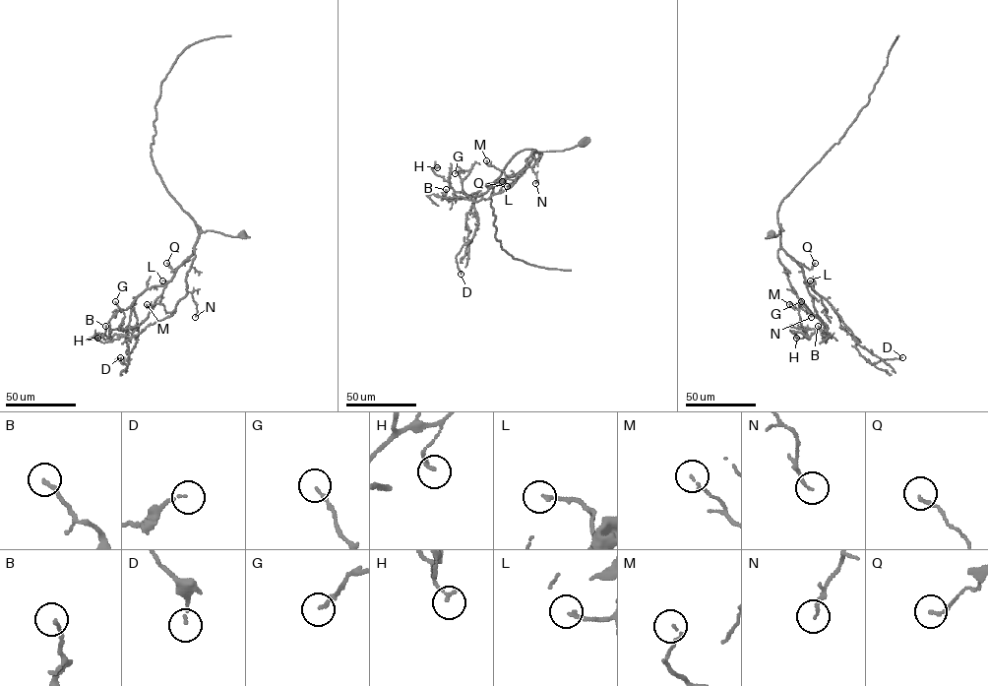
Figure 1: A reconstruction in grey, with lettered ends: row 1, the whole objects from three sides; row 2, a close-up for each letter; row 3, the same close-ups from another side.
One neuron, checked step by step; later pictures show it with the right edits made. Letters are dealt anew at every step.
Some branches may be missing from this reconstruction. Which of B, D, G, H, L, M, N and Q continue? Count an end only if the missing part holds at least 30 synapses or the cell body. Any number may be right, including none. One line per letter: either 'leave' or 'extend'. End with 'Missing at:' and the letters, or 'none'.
B: leave
D: leave
G: leave
H: leave
L: leave
M: leave
N: leave
Q: leave
Missing at: none

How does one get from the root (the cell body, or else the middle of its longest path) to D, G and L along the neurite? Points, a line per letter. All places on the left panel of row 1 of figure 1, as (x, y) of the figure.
D: (241, 235), (200, 234), (194, 252), (173, 278), (136, 298), (127, 327), (128, 363), (115, 359), (120, 357)
G: (241, 235), (202, 231), (194, 252), (178, 267), (149, 316), (132, 333), (118, 327), (124, 314), (115, 301)
L: (241, 235), (202, 231), (194, 252), (170, 280), (166, 283), (162, 280)

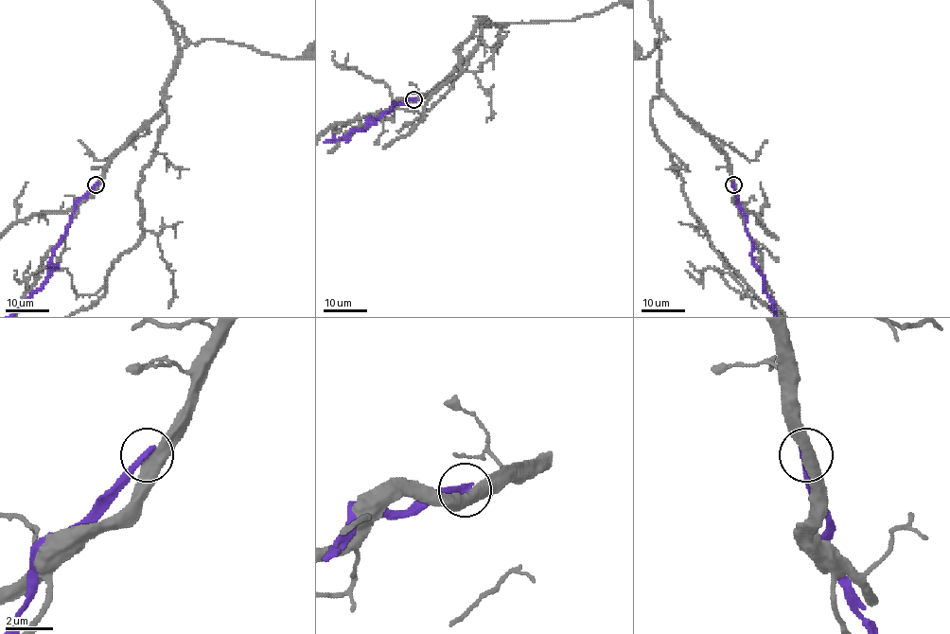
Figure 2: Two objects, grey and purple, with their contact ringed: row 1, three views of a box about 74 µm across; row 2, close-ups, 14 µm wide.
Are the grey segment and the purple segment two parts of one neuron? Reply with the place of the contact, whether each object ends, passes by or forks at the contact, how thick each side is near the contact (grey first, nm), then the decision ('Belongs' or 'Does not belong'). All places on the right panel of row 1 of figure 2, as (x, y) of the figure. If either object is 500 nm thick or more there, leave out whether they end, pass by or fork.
Place: (733, 184). At the ring grey passes by. At the ring purple ends. Thickness 480 nm (grey) against 320 nm. Does not belong

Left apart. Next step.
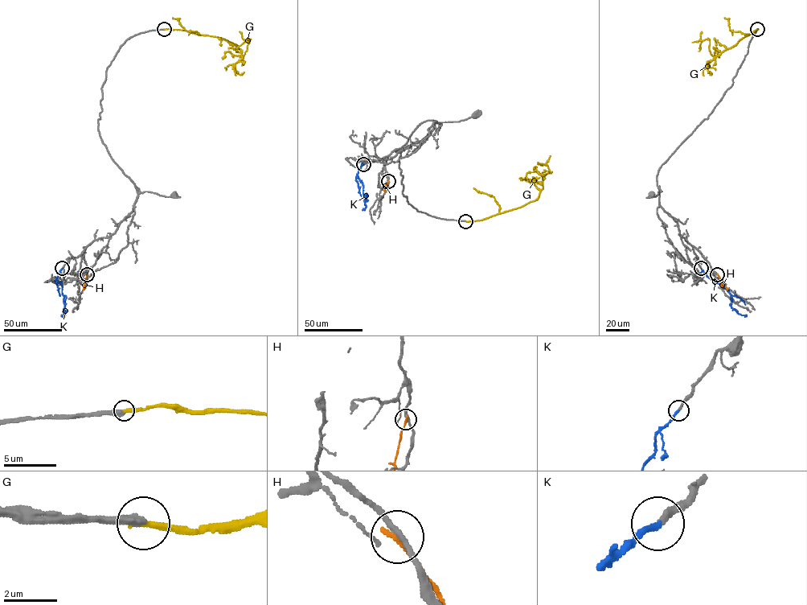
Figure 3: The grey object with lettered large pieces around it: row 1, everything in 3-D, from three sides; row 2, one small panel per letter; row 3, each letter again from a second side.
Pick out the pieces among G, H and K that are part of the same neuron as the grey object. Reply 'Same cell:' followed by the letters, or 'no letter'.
Same cell: G, K

